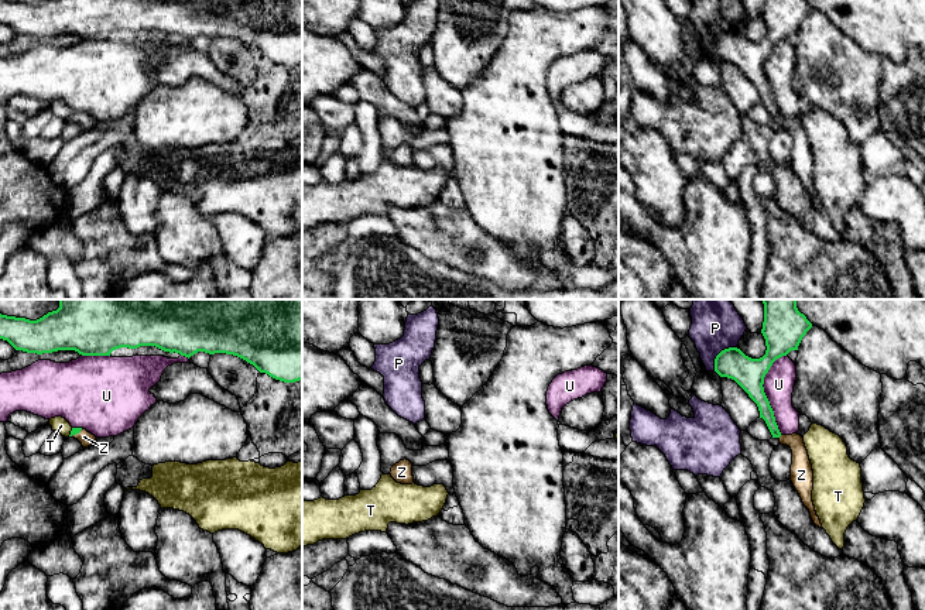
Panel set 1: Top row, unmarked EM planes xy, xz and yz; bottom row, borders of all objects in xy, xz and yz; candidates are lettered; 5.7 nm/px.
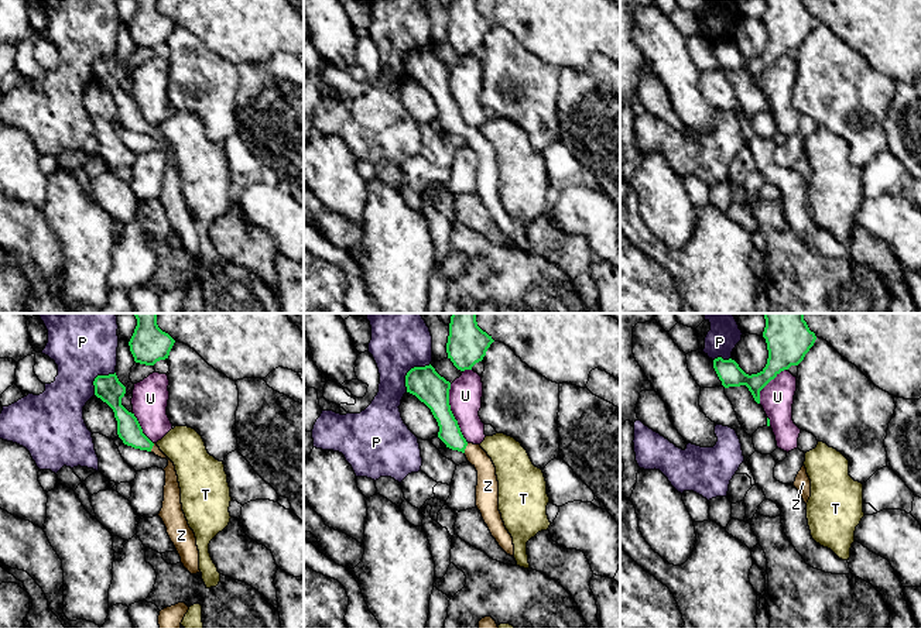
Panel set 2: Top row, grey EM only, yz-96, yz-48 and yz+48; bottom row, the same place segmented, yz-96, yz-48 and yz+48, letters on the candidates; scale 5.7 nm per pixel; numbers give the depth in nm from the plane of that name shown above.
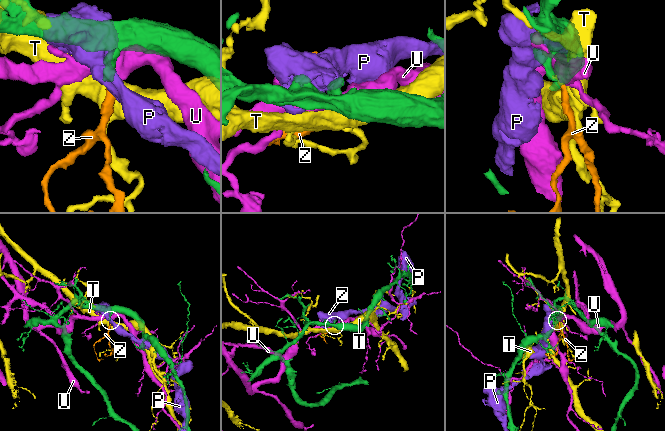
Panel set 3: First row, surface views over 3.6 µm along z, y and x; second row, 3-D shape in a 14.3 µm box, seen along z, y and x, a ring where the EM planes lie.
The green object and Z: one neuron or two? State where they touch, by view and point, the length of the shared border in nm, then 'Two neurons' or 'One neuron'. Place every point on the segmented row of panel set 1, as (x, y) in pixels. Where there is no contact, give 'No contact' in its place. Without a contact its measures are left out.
Touches green at xy (76, 432). Shared border 80 nm. One neuron

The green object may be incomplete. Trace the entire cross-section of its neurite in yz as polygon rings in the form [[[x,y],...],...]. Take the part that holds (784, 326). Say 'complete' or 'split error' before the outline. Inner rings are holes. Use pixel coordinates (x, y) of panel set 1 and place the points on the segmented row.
split error | [[[763,299],[764,322],[761,333],[765,339],[765,354],[760,359],[746,356],[737,347],[722,350],[715,359],[715,371],[720,377],[734,380],[757,404],[763,418],[772,435],[781,445],[792,450],[791,482],[798,491],[804,506],[809,510],[813,524],[822,528],[812,501],[813,470],[804,443],[798,433],[782,435],[775,422],[774,411],[764,393],[764,377],[772,363],[787,356],[798,346],[812,323],[796,308],[796,299]]]

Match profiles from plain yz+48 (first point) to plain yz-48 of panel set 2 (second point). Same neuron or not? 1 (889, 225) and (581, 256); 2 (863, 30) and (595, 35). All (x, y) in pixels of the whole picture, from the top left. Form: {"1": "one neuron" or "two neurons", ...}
{"1": "two neurons", "2": "one neuron"}

